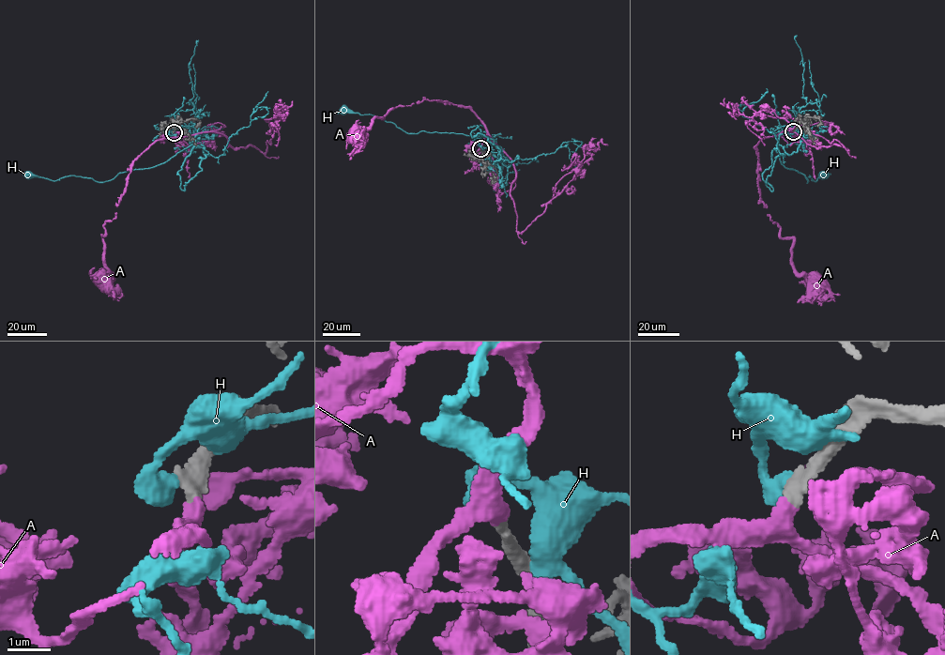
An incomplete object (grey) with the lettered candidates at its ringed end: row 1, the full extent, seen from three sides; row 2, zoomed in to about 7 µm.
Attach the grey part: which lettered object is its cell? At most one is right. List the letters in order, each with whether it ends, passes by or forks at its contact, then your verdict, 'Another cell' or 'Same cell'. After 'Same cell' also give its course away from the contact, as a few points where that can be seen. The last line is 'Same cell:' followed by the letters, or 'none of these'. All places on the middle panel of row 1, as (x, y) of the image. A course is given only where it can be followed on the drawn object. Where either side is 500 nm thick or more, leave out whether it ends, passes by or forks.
A: It passes by. Same cell. Its course: (480, 149), (486, 127), (477, 114), (440, 100), (397, 106), (383, 117), (373, 117), (358, 136)
H: Another cell
Same cell: A

